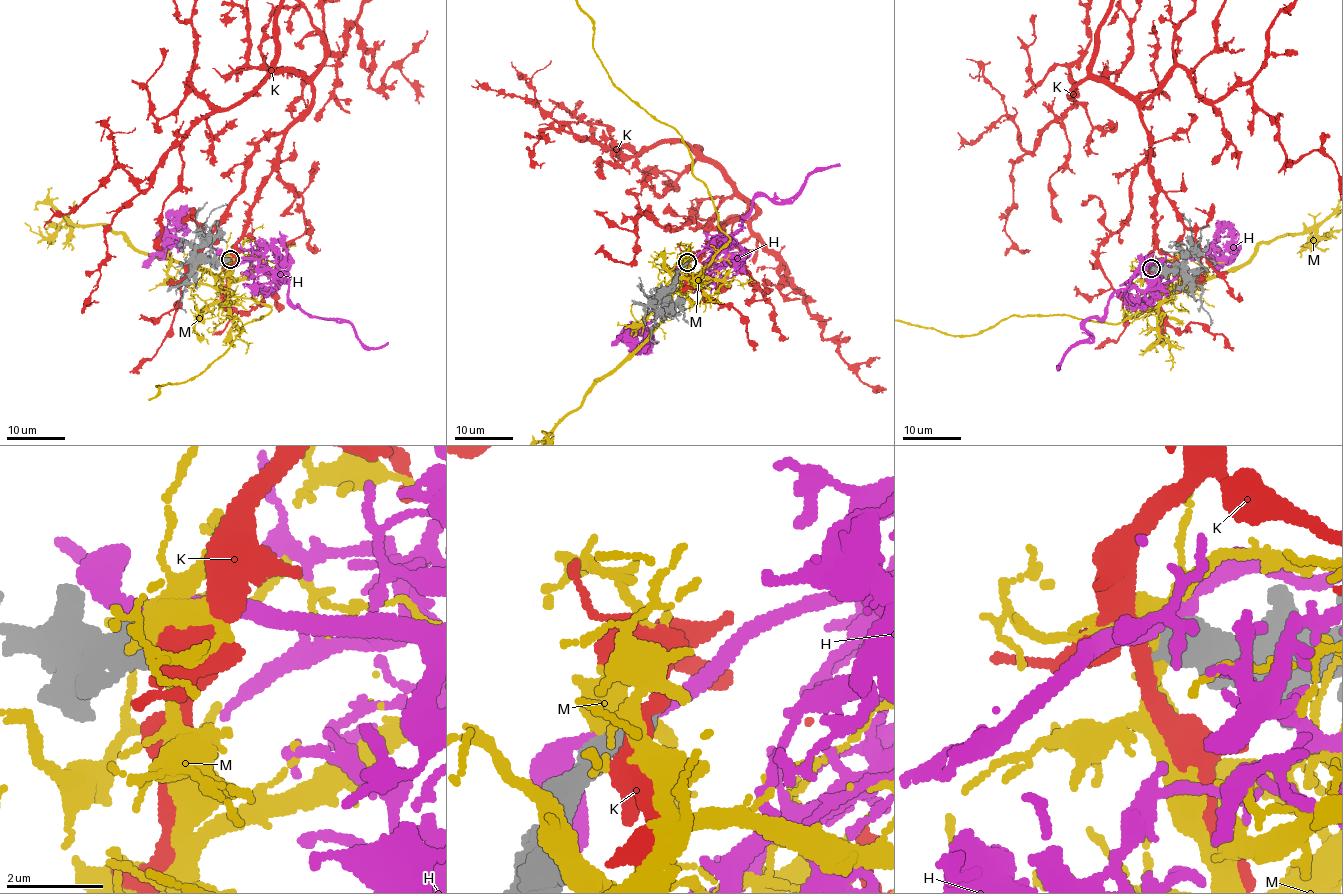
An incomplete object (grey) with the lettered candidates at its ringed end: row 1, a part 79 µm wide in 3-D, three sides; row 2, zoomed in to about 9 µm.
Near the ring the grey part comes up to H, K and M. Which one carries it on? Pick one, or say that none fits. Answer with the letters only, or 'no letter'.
no letter

